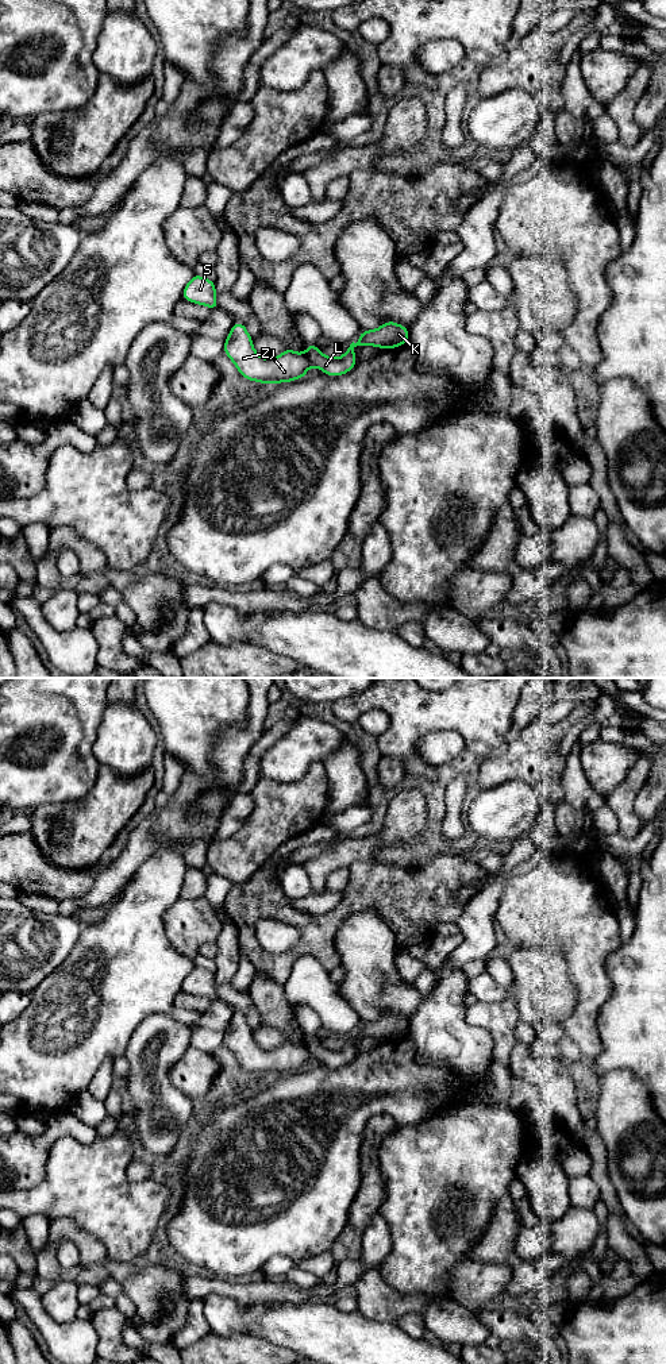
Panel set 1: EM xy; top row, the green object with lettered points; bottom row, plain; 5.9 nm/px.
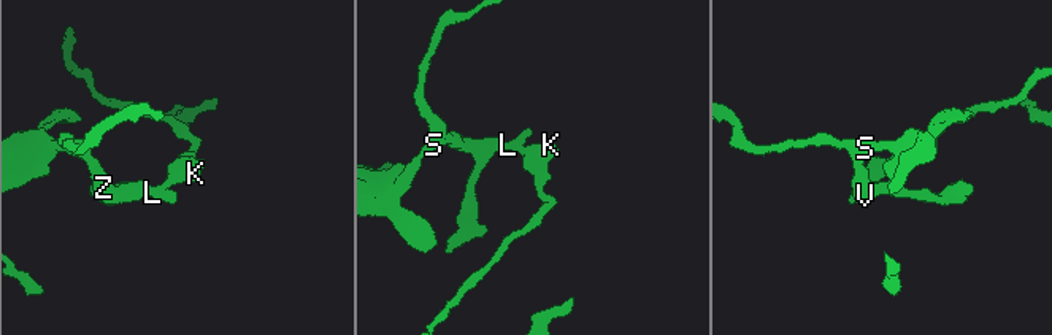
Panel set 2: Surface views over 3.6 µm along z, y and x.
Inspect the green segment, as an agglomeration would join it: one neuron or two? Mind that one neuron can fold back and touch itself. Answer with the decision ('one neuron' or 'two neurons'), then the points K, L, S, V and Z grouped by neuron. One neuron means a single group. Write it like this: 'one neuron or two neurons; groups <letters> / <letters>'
two neurons; groups K L / S V Z

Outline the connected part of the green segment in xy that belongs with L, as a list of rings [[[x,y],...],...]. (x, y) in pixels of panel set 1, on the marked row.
[[[389,320],[377,330],[361,331],[358,342],[353,342],[340,358],[330,358],[322,354],[316,344],[307,344],[305,355],[312,366],[331,377],[338,377],[349,373],[355,366],[358,359],[354,355],[354,348],[357,346],[396,348],[405,344],[408,336],[409,330],[407,327]]]

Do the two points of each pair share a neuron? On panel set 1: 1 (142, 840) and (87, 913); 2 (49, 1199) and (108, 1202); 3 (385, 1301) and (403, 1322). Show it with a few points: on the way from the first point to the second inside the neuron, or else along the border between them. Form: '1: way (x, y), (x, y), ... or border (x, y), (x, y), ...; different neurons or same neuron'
1: border (111, 897), (99, 905), (83, 906), (74, 916); different neurons
2: way (64, 1199), (93, 1199); same neuron
3: border (422, 1313), (404, 1313), (395, 1322); different neurons

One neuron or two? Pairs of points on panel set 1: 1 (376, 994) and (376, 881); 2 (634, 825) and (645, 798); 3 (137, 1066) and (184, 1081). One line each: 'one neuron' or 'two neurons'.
1: two neurons
2: two neurons
3: two neurons

